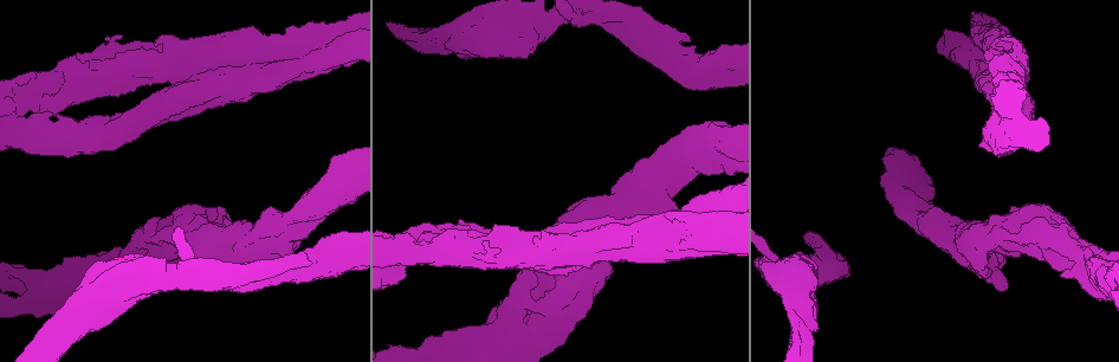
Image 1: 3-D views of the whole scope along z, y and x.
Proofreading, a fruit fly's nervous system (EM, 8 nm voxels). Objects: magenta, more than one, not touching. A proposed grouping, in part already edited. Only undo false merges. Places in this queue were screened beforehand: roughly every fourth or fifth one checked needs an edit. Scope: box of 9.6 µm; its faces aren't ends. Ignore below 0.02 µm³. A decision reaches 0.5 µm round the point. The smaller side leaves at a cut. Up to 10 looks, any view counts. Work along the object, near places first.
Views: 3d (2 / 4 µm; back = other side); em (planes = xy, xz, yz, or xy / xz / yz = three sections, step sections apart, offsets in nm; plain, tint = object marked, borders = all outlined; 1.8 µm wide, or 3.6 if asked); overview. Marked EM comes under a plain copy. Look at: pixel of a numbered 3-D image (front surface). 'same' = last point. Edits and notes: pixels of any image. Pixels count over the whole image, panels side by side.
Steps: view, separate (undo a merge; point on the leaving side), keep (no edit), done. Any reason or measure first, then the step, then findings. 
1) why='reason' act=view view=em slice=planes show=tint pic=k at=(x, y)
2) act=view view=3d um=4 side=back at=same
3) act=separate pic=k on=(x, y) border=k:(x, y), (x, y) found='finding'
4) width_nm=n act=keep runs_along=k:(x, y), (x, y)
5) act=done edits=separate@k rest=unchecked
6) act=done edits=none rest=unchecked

why='thick turns thin' act=view view=em um=3.6 slice=planes show=tint pic=1 at=(534, 315)

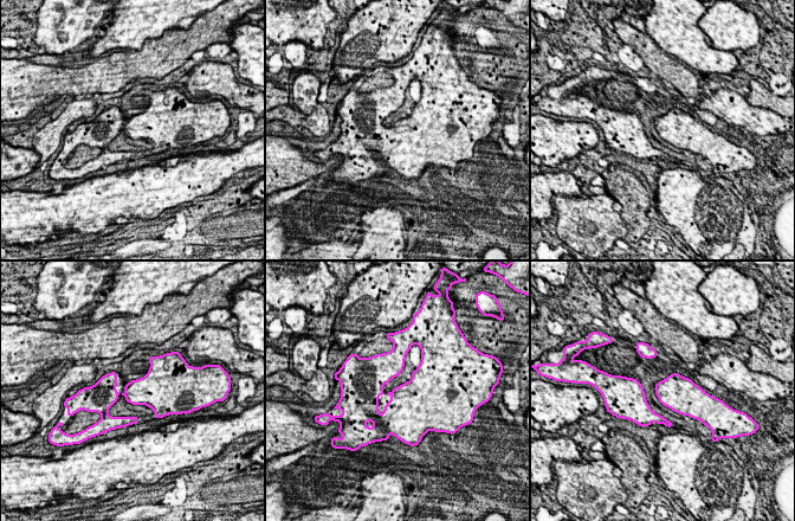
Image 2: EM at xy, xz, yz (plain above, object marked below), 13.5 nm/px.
act=keep found='one neuron here'

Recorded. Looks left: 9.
why='calibre changes' act=view view=em slice=planes show=borders pic=1 at=(996, 274)

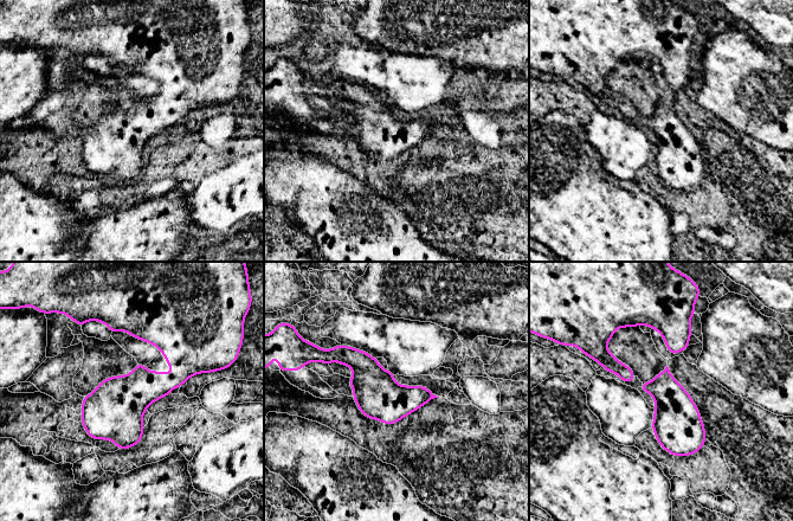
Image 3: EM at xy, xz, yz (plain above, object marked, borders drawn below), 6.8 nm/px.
act=keep found='one neuron here'

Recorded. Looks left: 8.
act=view view=3d um=2 pic=1 at=(556, 20)

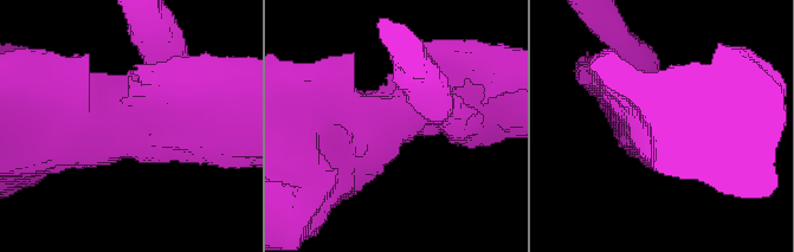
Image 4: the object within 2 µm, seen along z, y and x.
why='shape alone is not enough' act=view view=em slice=planes show=tint pic=4 at=(128, 125)

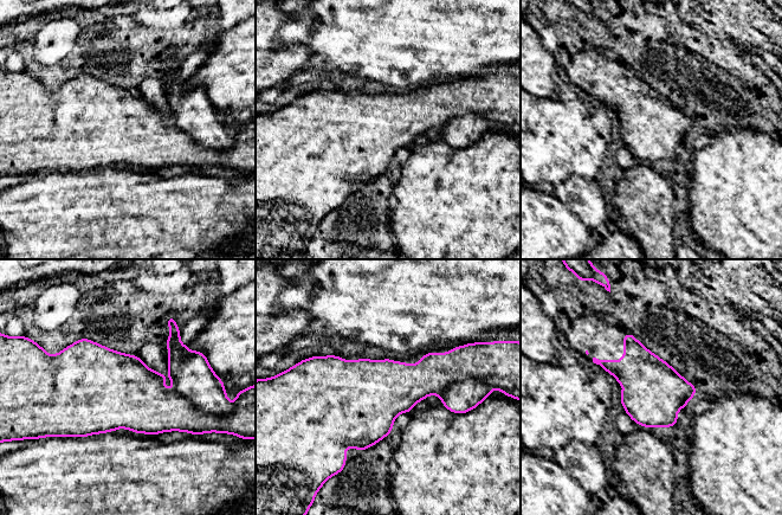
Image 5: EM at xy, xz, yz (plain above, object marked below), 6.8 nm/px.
act=separate pic=5 on=(193, 378) border=5:(173, 388), (202, 413) found='a second neuron is stuck on'

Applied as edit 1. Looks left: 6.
act=done edits=separate@5 rest=unchecked

